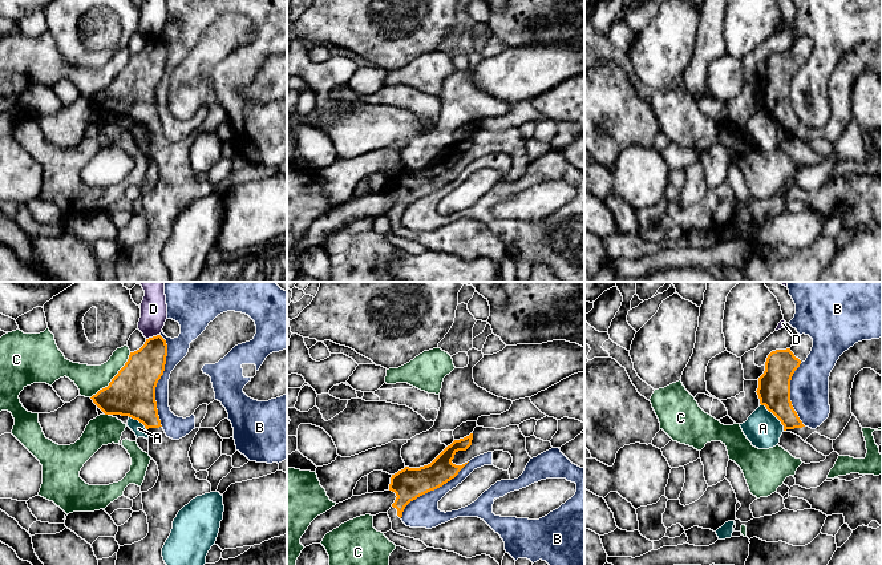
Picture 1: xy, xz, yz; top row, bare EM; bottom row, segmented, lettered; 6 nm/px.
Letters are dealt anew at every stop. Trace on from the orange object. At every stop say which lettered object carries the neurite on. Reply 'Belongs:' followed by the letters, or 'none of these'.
Belongs: none of these

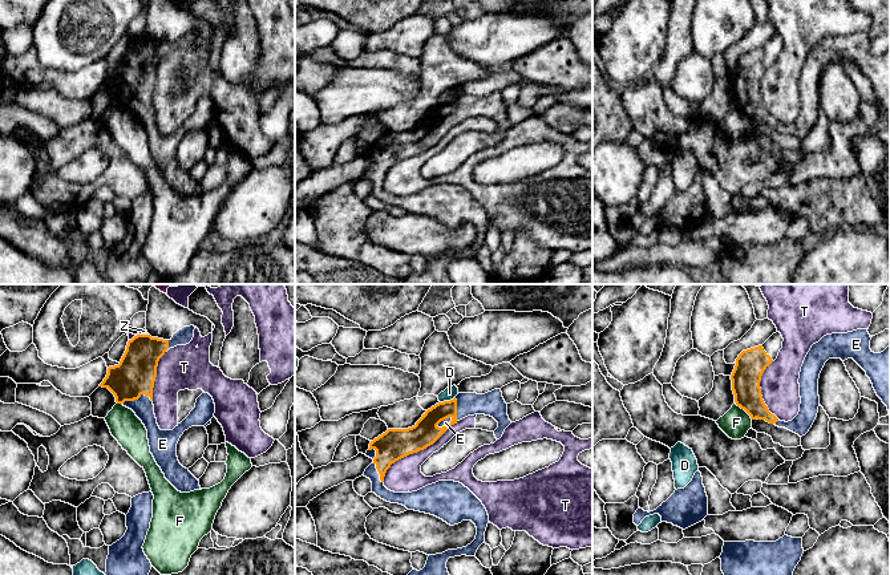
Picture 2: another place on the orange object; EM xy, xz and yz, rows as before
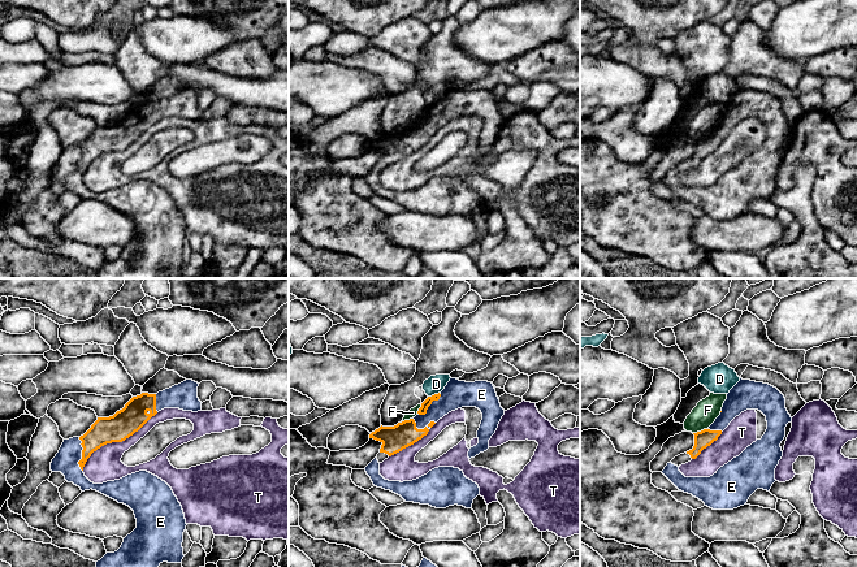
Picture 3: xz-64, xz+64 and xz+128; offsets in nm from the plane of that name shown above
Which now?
Belongs: E

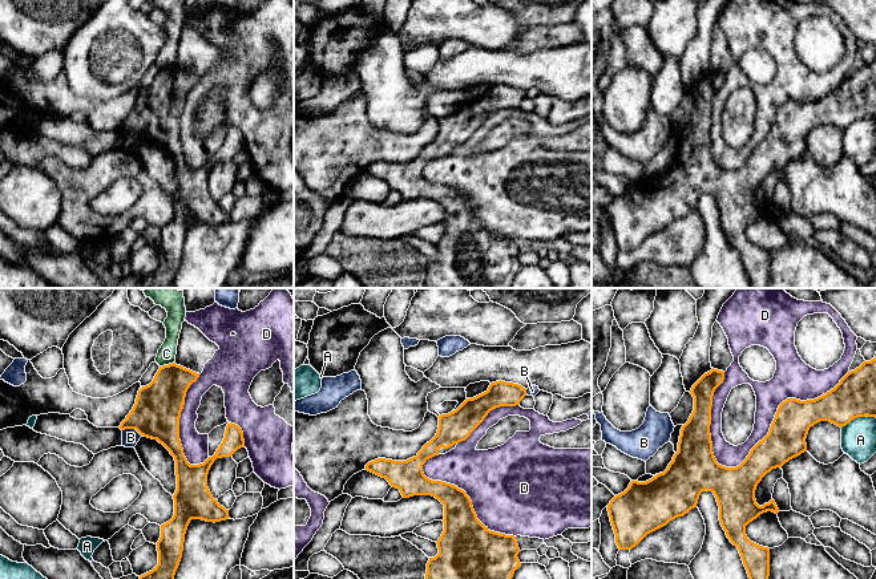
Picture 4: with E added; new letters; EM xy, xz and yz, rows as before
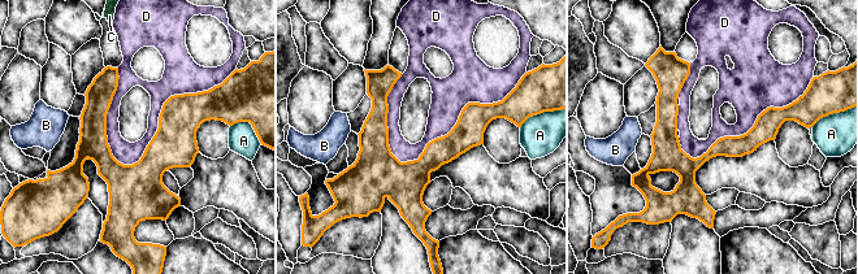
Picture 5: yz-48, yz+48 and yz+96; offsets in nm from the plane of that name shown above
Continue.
Belongs: none of these

